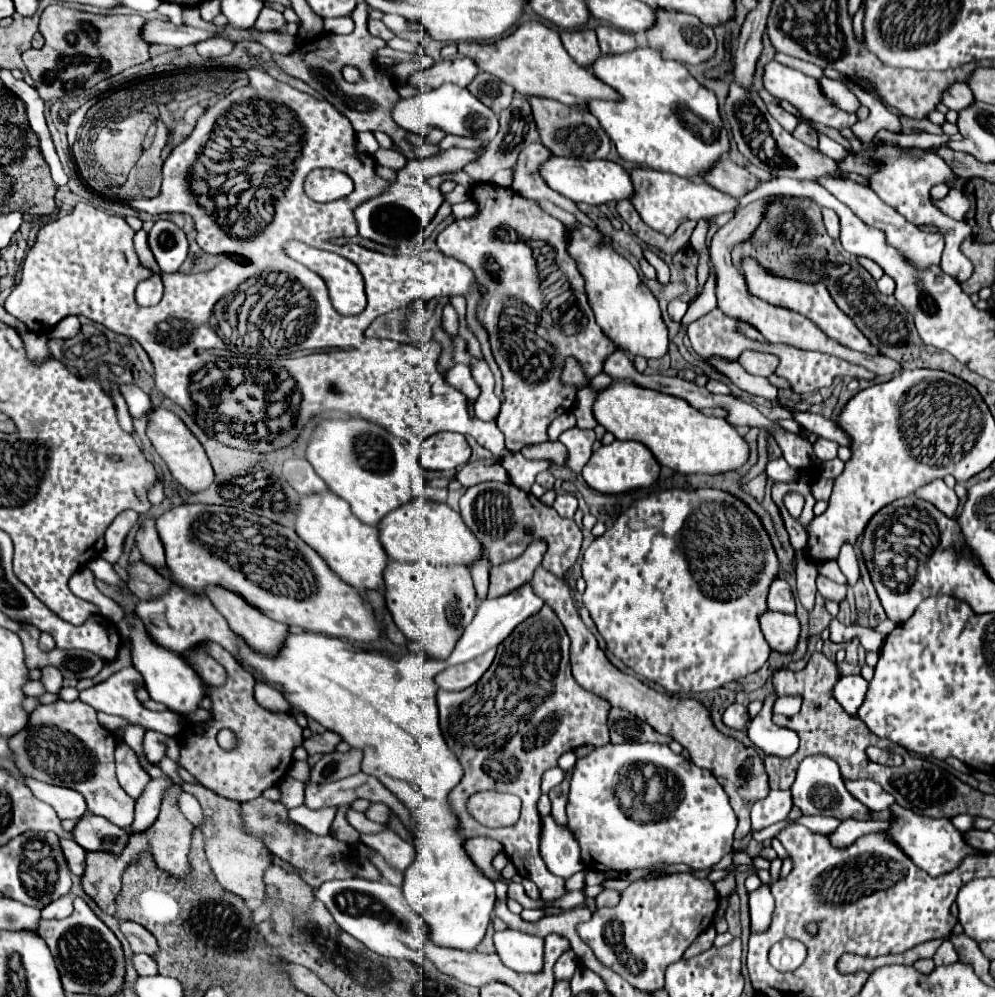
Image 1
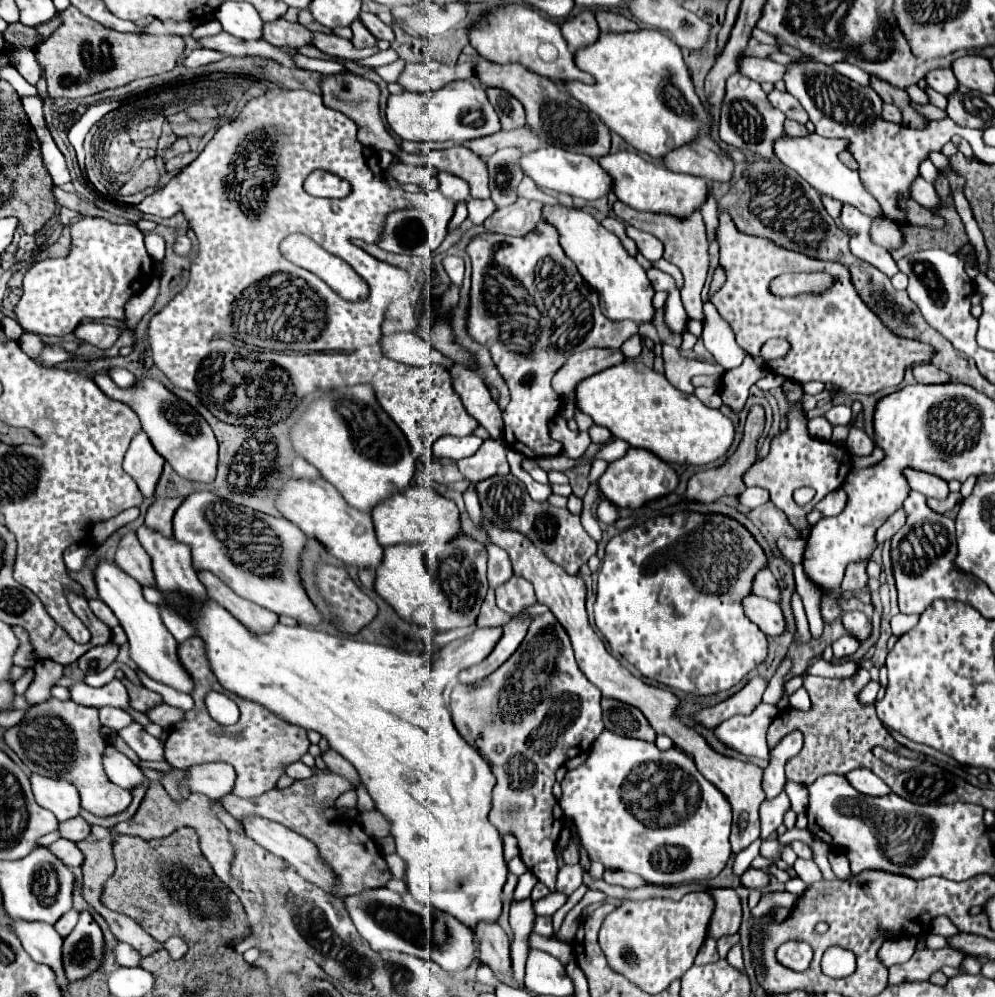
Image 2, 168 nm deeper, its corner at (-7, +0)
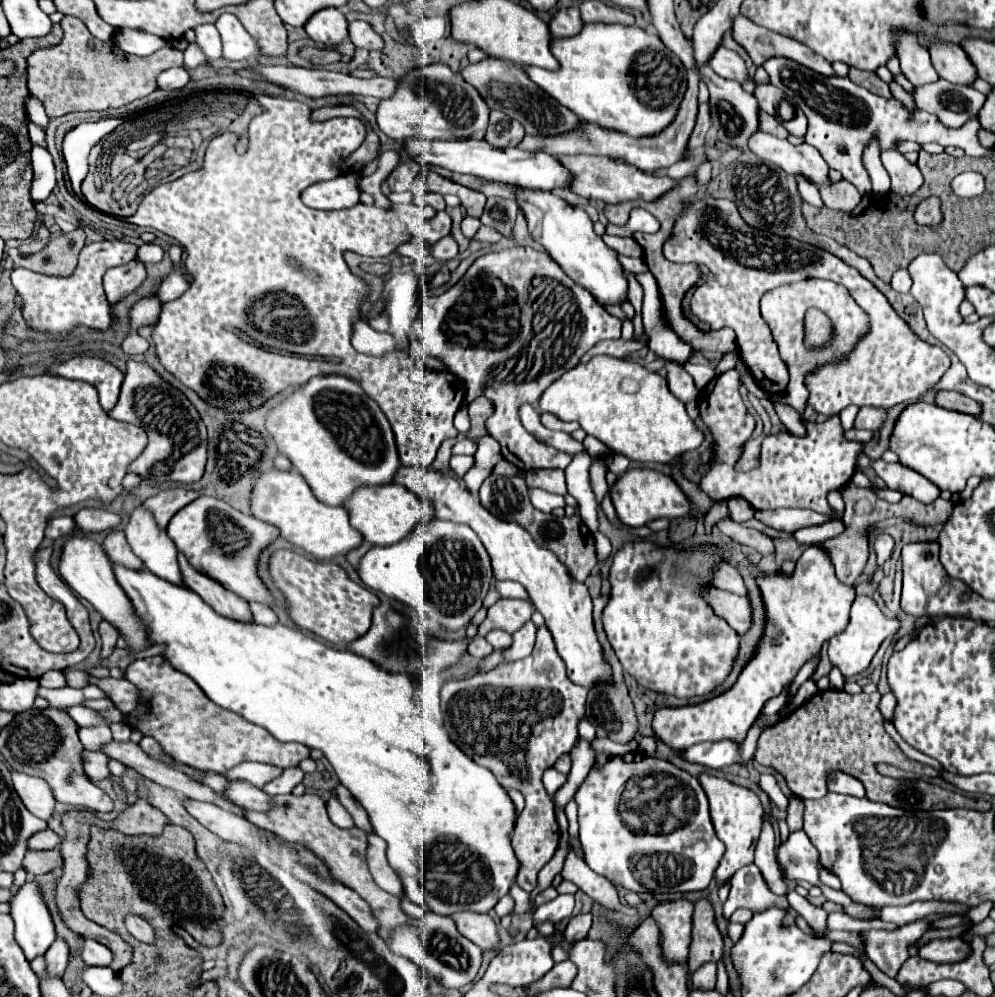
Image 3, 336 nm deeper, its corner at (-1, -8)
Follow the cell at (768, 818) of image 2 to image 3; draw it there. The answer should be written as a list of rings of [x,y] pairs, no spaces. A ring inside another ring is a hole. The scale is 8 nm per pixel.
[[[751,864],[751,866],[739,870],[739,872],[735,874],[735,878],[731,880],[729,898],[727,898],[727,902],[723,904],[723,918],[729,920],[729,916],[731,916],[737,908],[749,908],[749,910],[757,912],[757,910],[769,908],[771,904],[787,906],[787,900],[775,896],[775,894],[767,888],[767,884],[765,884],[759,868],[757,868],[755,864]]]

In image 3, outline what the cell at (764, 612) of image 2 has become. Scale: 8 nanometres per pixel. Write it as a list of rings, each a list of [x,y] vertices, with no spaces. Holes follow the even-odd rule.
[[[707,586],[701,596],[711,606],[711,610],[723,618],[737,634],[745,634],[751,628],[751,606],[745,596],[717,590],[713,586]]]

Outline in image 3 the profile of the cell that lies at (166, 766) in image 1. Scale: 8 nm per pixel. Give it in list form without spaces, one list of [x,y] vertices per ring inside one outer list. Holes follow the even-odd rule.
[[[119,722],[119,724],[111,724],[111,732],[113,732],[113,738],[119,740],[119,742],[125,742],[129,740],[129,734],[131,734],[131,726]]]

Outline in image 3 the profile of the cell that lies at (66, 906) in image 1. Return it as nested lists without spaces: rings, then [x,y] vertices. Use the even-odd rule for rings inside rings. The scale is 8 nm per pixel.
[[[55,940],[51,944],[51,948],[45,954],[45,964],[47,964],[47,976],[57,976],[61,978],[65,968],[67,968],[67,958],[69,958],[69,950],[67,944],[63,940]]]

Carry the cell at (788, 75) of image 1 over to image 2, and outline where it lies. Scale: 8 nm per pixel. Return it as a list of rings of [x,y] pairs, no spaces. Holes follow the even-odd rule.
[[[745,56],[741,60],[741,74],[763,84],[763,82],[779,82],[785,78],[785,72],[787,72],[787,66],[783,64],[777,64],[773,60],[763,60],[763,58],[749,58]]]

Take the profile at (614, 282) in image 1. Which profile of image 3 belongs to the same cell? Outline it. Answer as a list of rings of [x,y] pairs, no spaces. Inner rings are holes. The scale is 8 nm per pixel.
[[[521,186],[515,190],[515,200],[527,220],[531,238],[547,250],[547,254],[563,268],[567,276],[573,278],[573,282],[587,288],[601,304],[621,304],[621,300],[627,296],[627,280],[617,260],[617,252],[595,234],[593,222],[585,210],[567,204],[549,190],[531,190]]]

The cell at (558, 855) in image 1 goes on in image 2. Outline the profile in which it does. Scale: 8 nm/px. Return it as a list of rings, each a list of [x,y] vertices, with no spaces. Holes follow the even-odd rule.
[[[563,864],[557,874],[557,892],[563,894],[573,894],[581,884],[585,876],[585,866],[583,864]]]

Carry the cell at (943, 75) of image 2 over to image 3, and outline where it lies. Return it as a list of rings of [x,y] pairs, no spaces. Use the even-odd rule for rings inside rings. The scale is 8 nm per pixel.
[[[897,28],[897,30],[893,30],[893,40],[895,40],[897,58],[901,62],[901,72],[913,86],[923,86],[923,84],[935,82],[939,78],[935,74],[927,48],[919,44],[917,34]]]

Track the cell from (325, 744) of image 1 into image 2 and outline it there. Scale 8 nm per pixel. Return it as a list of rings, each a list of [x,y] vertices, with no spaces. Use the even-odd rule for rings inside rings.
[[[329,748],[327,752],[321,754],[321,758],[323,758],[323,762],[327,764],[327,768],[329,768],[331,772],[345,774],[345,778],[349,778],[349,780],[353,782],[353,786],[359,784],[359,774],[357,774],[357,770],[355,770],[353,764],[351,764],[349,760],[345,760],[339,752],[335,752],[333,748]]]

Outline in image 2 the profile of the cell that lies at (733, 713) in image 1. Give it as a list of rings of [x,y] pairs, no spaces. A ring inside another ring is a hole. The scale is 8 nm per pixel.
[[[759,704],[757,710],[751,714],[737,714],[731,716],[729,720],[721,722],[715,728],[715,734],[721,742],[727,746],[739,750],[745,756],[759,756],[767,760],[769,756],[769,746],[765,740],[767,726],[773,722],[777,716],[777,708],[769,704]]]

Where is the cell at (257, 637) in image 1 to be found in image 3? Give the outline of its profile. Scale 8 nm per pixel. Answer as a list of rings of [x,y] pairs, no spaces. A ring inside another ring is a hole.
[[[179,554],[177,560],[179,560],[179,566],[181,566],[181,576],[183,576],[181,582],[183,582],[183,586],[197,592],[207,604],[213,606],[215,612],[219,612],[221,616],[231,618],[231,620],[241,620],[241,622],[251,622],[253,620],[249,604],[243,598],[233,594],[231,590],[225,590],[219,582],[211,580],[209,576],[197,572],[187,562],[187,558],[183,554]]]

